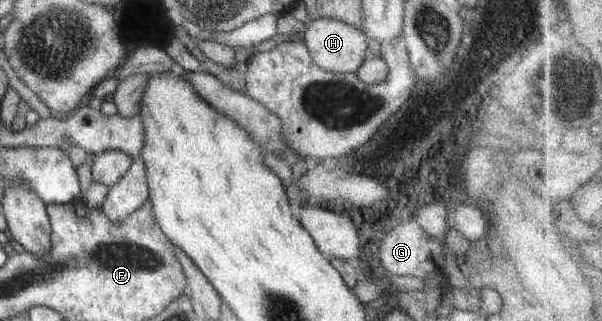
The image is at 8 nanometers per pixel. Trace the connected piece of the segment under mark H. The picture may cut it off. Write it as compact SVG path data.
M313 19L301 36L315 64L327 72L355 74L364 61L368 47L365 32L338 20Z

